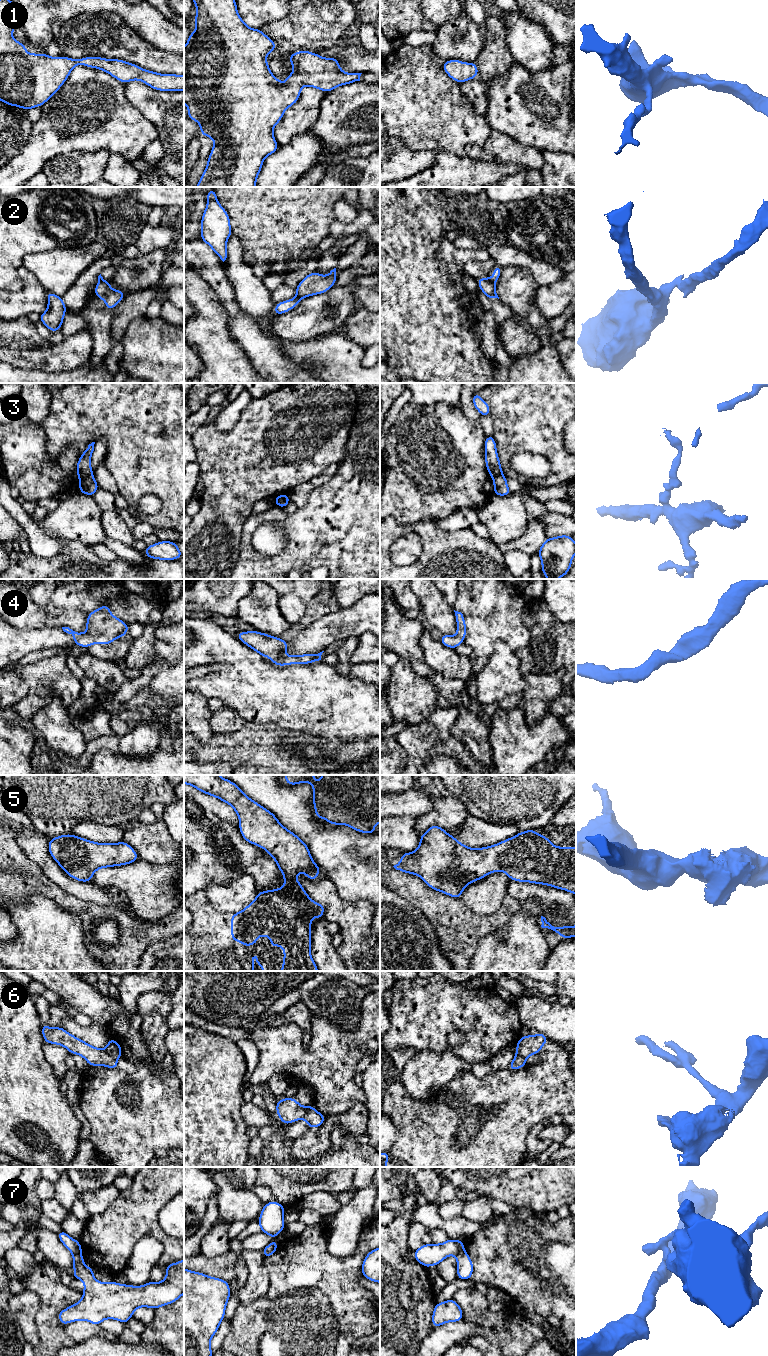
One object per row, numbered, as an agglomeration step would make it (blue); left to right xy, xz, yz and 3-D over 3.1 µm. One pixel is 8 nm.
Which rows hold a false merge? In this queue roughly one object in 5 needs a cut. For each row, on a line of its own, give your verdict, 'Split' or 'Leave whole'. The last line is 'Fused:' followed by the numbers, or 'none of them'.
1: Leave whole
2: Split
3: Split
4: Leave whole
5: Leave whole
6: Split
7: Split
Fused: 2, 3, 6, 7

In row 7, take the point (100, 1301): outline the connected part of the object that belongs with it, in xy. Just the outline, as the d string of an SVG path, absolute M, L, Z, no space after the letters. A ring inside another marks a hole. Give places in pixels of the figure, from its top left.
M72 1254L74 1274L71 1278L80 1279L85 1287L83 1297L72 1306L65 1308L58 1313L61 1324L84 1320L94 1325L100 1325L105 1319L115 1319L126 1324L133 1316L133 1312L140 1307L157 1309L177 1301L184 1294L184 1259L177 1263L166 1266L166 1277L162 1282L152 1282L143 1286L124 1285L114 1281L102 1283L97 1281L93 1275L94 1268L89 1268L84 1264L82 1255Z

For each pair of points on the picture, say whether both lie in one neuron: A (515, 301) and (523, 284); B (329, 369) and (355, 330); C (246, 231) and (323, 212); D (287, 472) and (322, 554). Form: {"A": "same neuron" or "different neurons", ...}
{"A": "same neuron", "B": "different neurons", "C": "same neuron", "D": "different neurons"}

